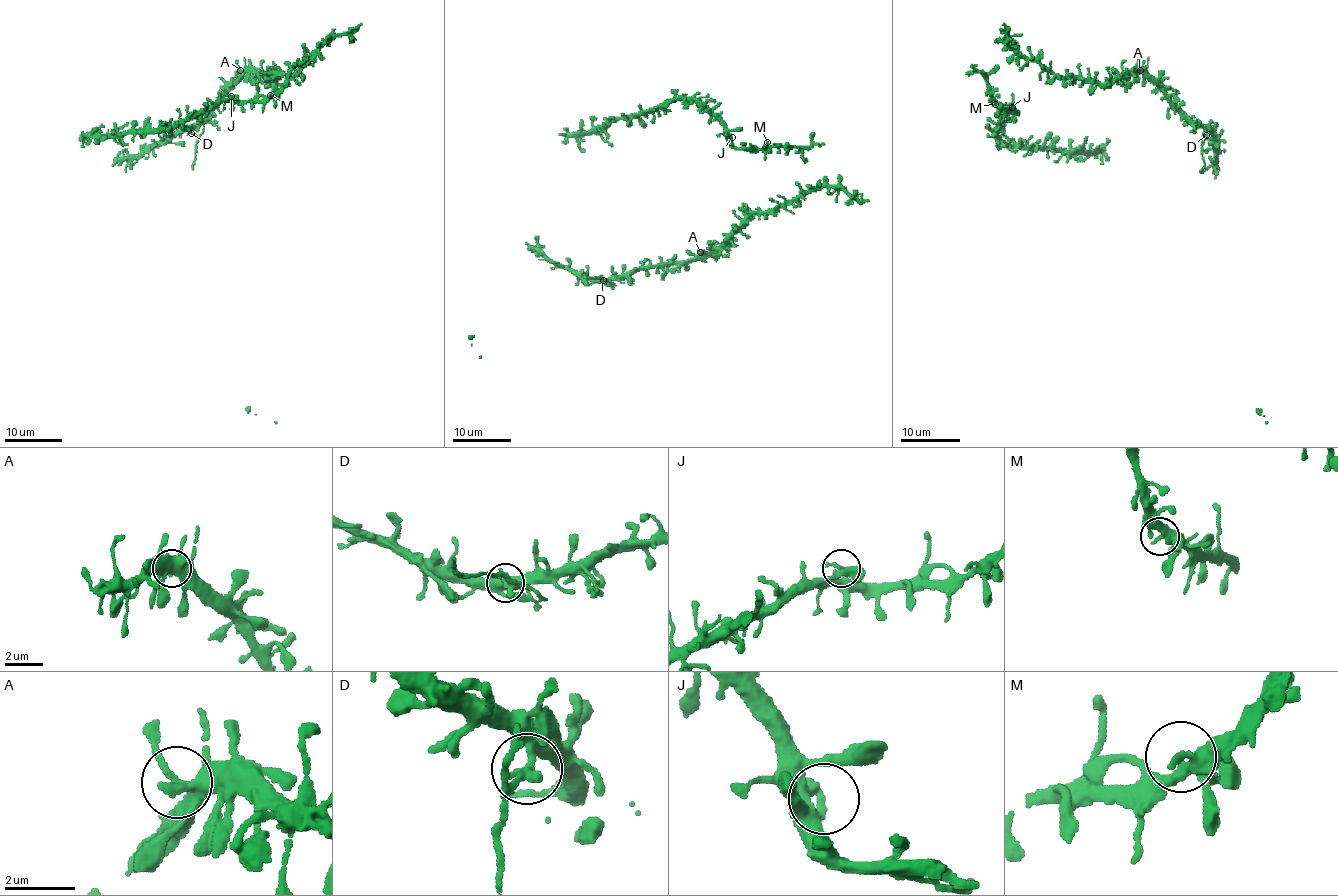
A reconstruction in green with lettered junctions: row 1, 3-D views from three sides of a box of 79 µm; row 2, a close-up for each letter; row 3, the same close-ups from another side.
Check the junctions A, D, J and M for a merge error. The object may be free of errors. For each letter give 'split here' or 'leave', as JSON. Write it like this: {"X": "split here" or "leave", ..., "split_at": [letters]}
{"A": "leave", "D": "split here", "J": "leave", "M": "leave", "split_at": ["D"]}

